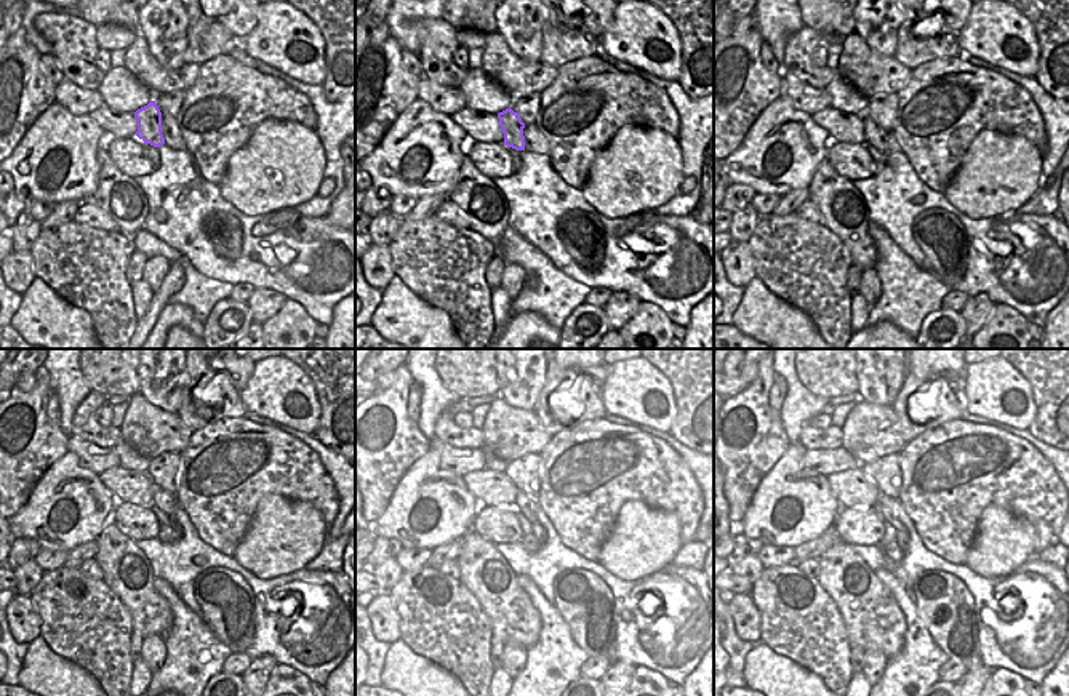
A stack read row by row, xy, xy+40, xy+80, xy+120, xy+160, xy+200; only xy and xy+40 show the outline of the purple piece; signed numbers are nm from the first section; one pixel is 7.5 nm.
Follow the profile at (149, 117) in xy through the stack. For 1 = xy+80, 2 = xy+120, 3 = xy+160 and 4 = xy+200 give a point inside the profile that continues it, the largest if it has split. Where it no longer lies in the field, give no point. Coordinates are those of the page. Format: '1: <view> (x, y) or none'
1: xy+80 (874, 136)
2: xy+120 (165, 501)
3: xy+160 (527, 504)
4: xy+200 (884, 503)

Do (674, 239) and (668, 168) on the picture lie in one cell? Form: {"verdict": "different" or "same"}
{"verdict": "different"}

